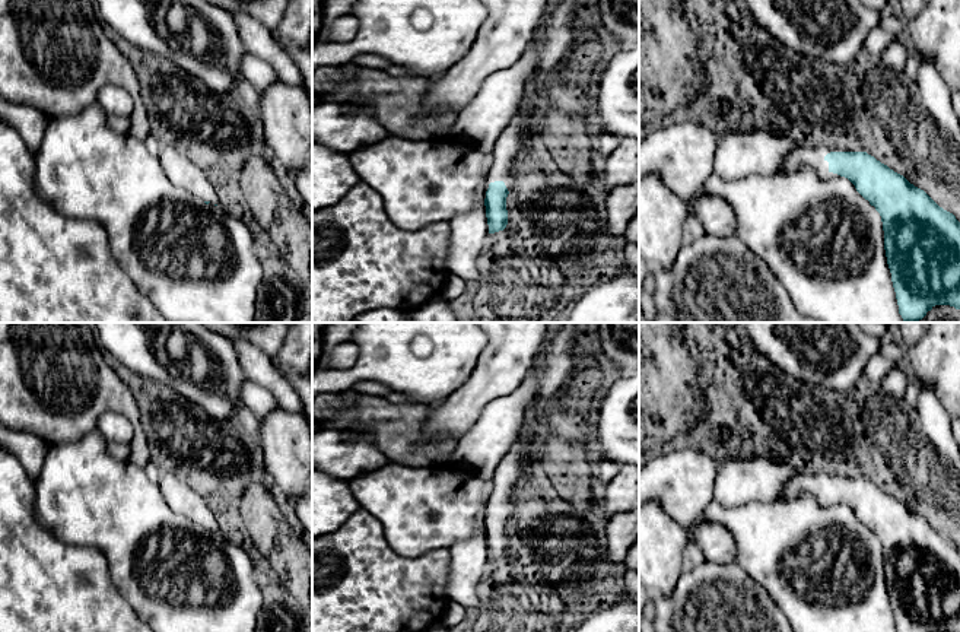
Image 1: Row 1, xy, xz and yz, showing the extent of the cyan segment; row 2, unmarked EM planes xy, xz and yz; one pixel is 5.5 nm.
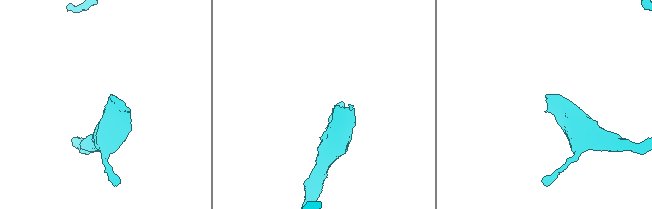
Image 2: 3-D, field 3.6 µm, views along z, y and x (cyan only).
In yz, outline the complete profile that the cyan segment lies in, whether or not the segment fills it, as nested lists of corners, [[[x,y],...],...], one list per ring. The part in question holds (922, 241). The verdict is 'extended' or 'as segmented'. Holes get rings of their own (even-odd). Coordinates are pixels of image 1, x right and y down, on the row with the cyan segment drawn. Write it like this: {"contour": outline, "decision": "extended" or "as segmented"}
{"contour": [[[798,147],[783,159],[779,172],[802,168],[813,168],[820,180],[848,178],[880,213],[887,264],[905,323],[918,323],[935,305],[960,309],[960,222],[953,213],[867,152]]], "decision": "extended"}

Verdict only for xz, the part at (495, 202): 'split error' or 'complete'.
split error

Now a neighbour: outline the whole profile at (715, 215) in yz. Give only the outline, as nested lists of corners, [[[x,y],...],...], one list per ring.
[[[700,196],[693,203],[693,215],[706,235],[727,238],[737,234],[737,217],[731,204],[719,196]]]

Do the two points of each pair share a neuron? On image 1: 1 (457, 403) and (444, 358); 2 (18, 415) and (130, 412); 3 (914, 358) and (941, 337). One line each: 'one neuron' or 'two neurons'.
1: two neurons
2: one neuron
3: one neuron

